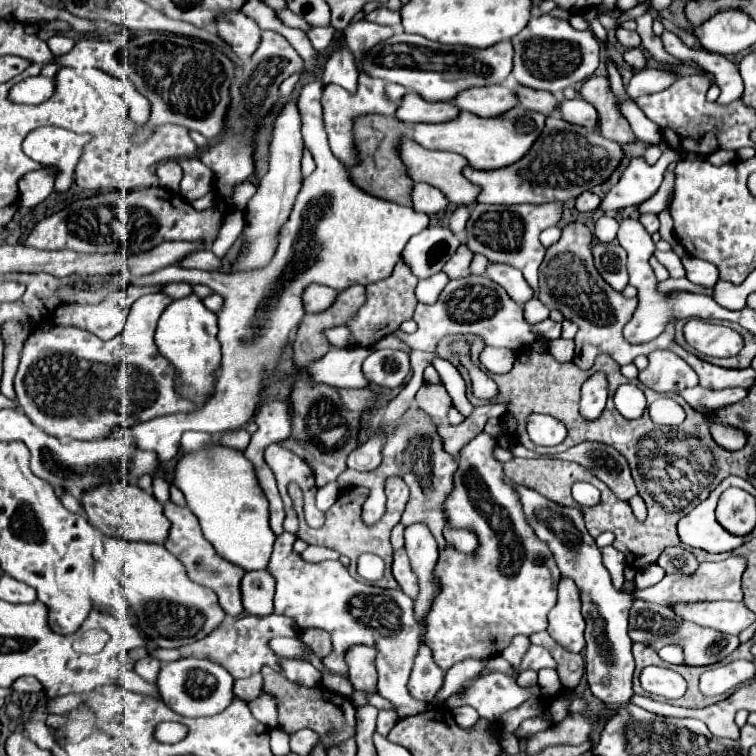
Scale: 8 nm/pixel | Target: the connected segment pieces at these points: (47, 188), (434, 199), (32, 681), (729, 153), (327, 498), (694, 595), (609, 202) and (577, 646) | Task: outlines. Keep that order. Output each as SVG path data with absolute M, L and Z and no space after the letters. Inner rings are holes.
M47 165L47 167L37 169L33 173L25 173L19 179L19 193L21 193L19 205L23 205L23 207L35 207L37 203L41 203L53 191L55 181L49 181L49 173L55 177L59 173L59 169Z
M415 183L411 189L411 199L413 199L413 209L427 215L439 213L449 205L447 197L429 183Z
M19 677L11 687L15 691L21 691L21 693L37 693L37 691L41 691L41 683L35 677Z
M719 149L707 156L707 161L715 166L721 166L723 164L731 163L736 160L736 152L732 150Z
M329 483L329 485L319 487L319 489L317 489L317 495L315 495L317 507L319 507L321 511L327 511L327 509L335 503L335 499L337 499L339 491L341 491L341 489L339 489L339 485L337 485L337 483Z
M729 557L721 563L701 563L695 573L691 575L665 575L659 585L653 589L643 589L635 591L635 597L641 597L651 603L659 605L673 605L673 603L695 603L695 601L719 601L719 599L729 599L729 601L741 601L741 575L745 571L745 557Z
M667 151L655 165L649 165L643 157L631 159L619 183L611 187L611 191L601 201L599 211L617 211L647 201L659 189L667 165L679 157L681 155L677 151Z
M561 577L559 599L549 613L547 633L567 651L581 653L585 647L583 639L585 619L581 615L581 591L573 579Z

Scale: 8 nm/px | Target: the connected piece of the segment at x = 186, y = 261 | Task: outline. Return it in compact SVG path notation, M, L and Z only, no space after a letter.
M201 249L197 253L189 253L187 257L183 257L179 261L179 265L183 265L185 269L201 269L201 271L215 271L221 261L209 251L209 249Z

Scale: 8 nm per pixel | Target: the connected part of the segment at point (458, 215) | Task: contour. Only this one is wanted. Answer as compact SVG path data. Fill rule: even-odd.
M458 206L449 217L449 227L453 229L453 233L463 233L466 223L469 219L469 210L467 206Z

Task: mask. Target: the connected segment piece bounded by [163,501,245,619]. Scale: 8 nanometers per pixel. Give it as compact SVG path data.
M165 501L163 503L163 513L165 517L169 517L169 523L171 523L171 529L169 529L169 537L165 539L165 549L169 549L187 569L187 575L191 581L199 583L199 585L205 585L209 589L215 591L215 595L219 597L219 605L223 607L223 611L229 615L229 617L239 617L245 609L243 609L243 603L241 603L241 579L245 575L245 571L225 559L221 559L213 545L203 537L201 533L201 527L195 519L195 515L189 511L189 507L181 507L173 501Z

